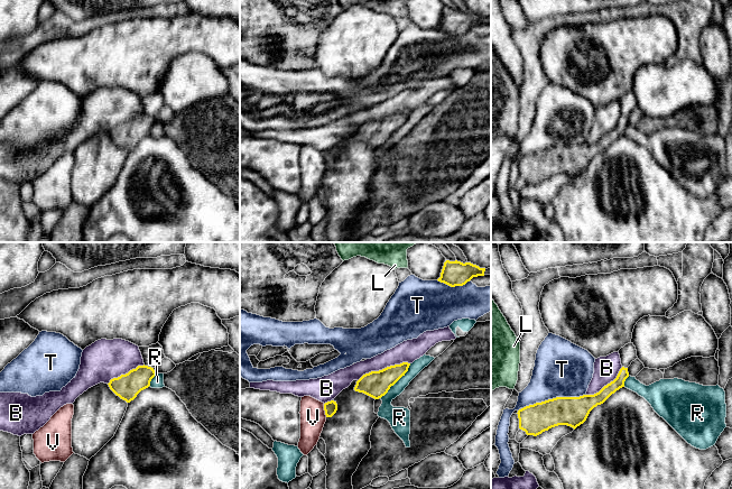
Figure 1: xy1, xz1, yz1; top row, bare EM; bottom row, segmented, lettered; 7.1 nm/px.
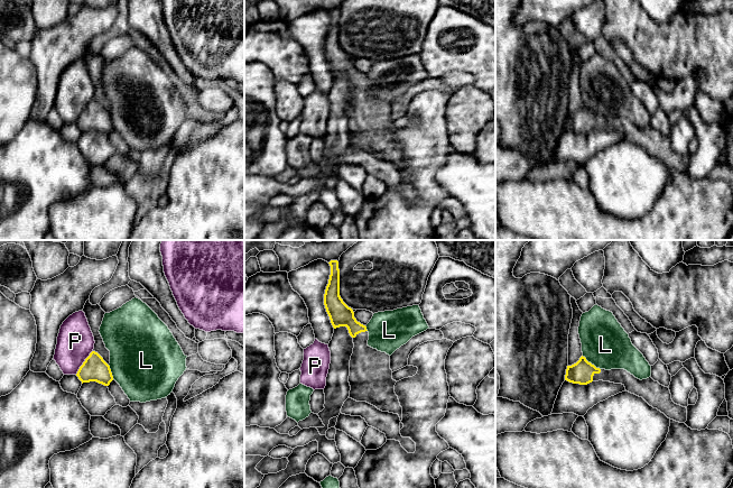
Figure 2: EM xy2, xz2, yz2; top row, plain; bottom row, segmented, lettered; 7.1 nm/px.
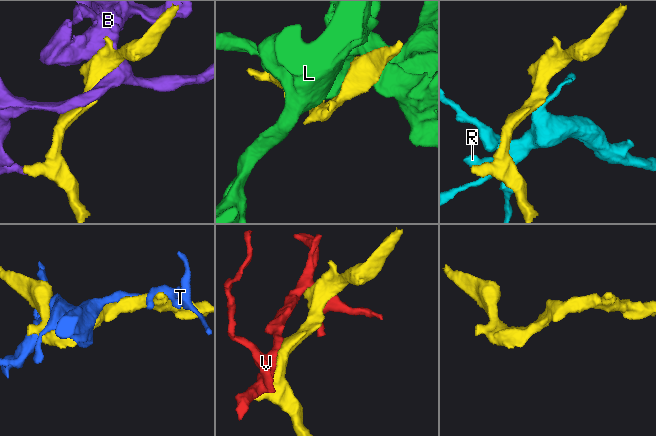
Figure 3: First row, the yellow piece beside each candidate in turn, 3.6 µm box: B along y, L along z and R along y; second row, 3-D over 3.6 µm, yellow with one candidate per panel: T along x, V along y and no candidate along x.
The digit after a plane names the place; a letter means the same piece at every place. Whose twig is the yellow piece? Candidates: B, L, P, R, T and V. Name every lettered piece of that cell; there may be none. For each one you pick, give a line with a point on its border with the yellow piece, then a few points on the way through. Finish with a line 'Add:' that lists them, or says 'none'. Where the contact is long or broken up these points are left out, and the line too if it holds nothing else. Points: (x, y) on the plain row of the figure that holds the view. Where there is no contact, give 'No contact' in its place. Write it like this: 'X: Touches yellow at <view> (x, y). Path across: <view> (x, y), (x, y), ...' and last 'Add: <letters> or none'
Add: none

